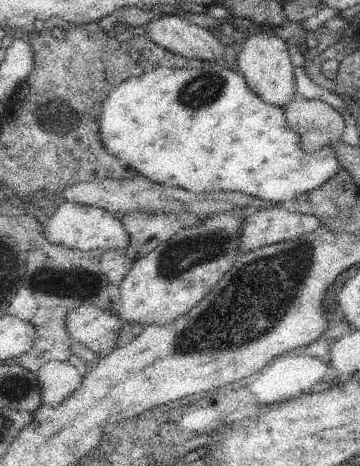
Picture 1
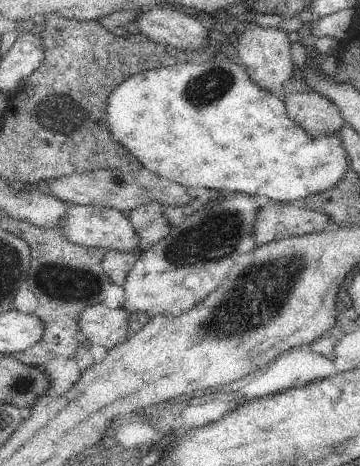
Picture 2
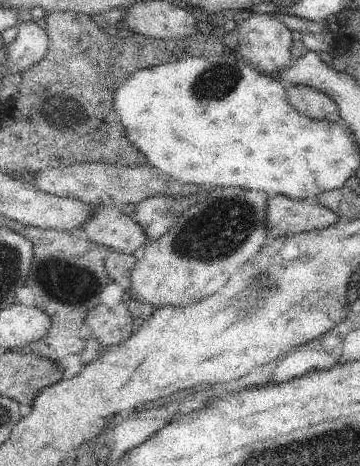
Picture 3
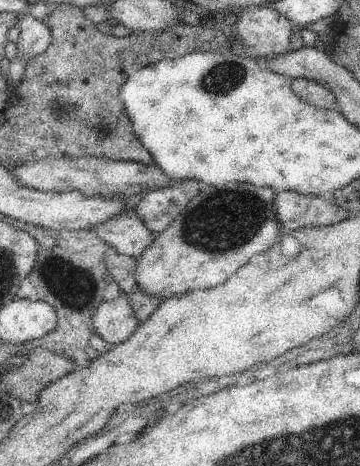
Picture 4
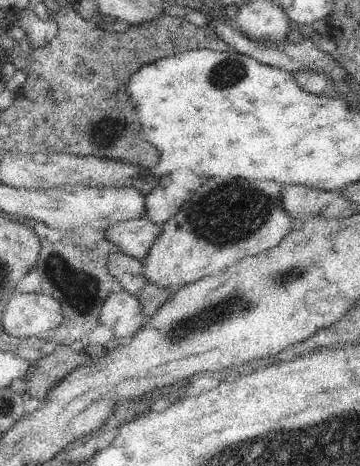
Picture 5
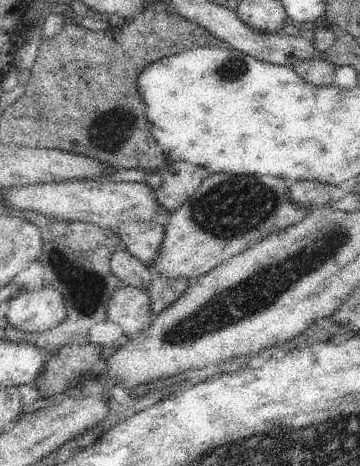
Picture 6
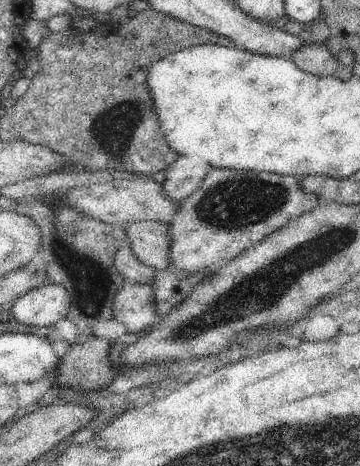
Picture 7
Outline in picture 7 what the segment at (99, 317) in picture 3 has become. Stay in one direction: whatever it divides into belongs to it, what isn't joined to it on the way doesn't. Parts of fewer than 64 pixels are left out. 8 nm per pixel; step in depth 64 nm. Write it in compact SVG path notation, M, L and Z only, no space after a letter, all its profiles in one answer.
M125 284L117 292L117 298L113 298L111 314L113 320L125 326L127 334L151 330L159 322L151 284Z

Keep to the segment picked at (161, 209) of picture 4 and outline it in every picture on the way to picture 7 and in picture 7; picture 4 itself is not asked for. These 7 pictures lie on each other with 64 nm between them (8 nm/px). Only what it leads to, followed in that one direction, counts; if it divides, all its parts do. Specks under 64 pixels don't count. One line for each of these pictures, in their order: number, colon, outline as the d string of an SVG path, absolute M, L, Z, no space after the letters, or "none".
5: M179 170L169 176L163 176L159 184L145 196L145 212L141 218L163 228L205 182L207 180L193 174L191 170Z
6: M173 162L173 164L169 164L161 172L161 178L163 178L161 186L155 190L155 204L165 208L167 214L157 216L155 222L165 228L165 224L171 218L171 214L175 210L179 210L179 206L197 192L199 184L207 176L211 176L209 170L203 170L201 166L195 166L191 162L189 164L187 162Z
7: M179 156L167 170L165 170L165 182L161 194L167 196L171 202L181 204L187 200L195 190L201 186L205 176L211 172L207 162L195 158L195 156Z

